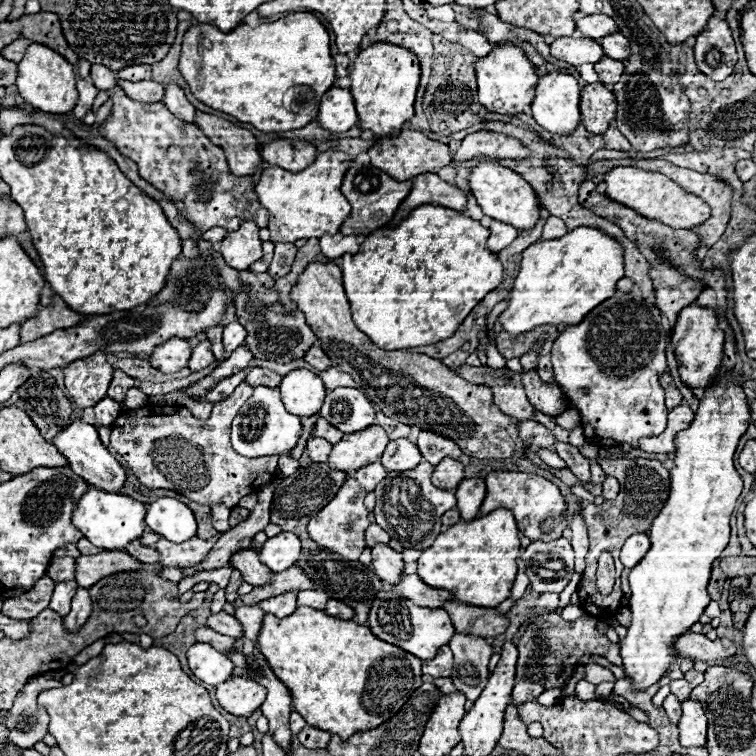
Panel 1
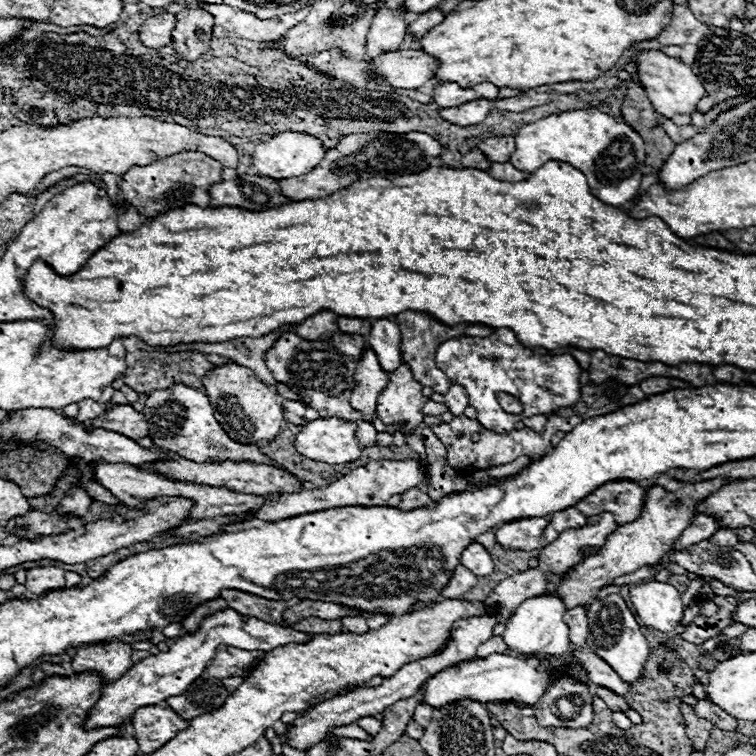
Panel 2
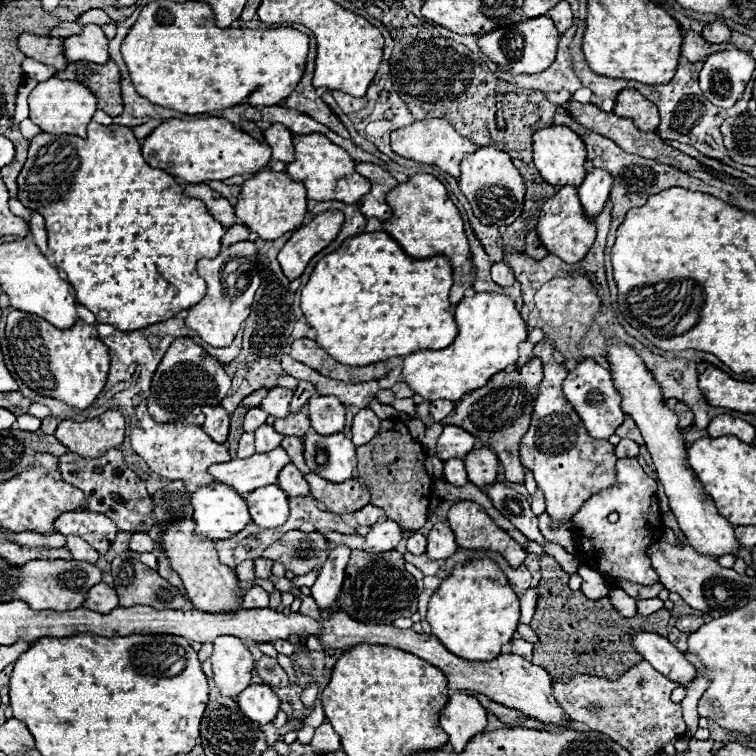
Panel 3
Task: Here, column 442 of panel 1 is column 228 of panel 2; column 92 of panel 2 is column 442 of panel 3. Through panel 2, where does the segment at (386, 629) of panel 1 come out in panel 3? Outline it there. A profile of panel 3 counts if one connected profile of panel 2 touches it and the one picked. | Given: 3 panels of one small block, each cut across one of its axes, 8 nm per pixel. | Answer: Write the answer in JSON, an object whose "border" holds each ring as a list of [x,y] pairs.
{"border":[[[452,692],[444,710],[440,710],[440,726],[450,736],[454,752],[462,752],[468,738],[482,734],[486,728],[486,710],[474,696]]]}

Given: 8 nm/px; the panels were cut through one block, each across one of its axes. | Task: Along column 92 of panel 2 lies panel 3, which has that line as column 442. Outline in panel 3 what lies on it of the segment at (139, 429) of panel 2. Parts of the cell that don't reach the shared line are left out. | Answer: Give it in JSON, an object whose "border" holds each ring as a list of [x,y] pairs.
{"border":[[[534,358],[532,362],[528,362],[526,366],[506,374],[506,372],[498,372],[494,374],[486,386],[476,388],[472,392],[468,392],[464,398],[460,398],[460,402],[456,402],[454,414],[446,416],[444,420],[440,420],[442,426],[448,424],[456,424],[464,430],[468,430],[478,442],[482,442],[484,446],[488,446],[490,450],[496,452],[498,460],[504,466],[504,476],[508,482],[518,482],[524,484],[524,470],[522,470],[522,462],[518,458],[518,444],[520,438],[526,434],[528,426],[530,426],[530,416],[532,416],[532,394],[536,394],[538,384],[542,382],[542,362],[538,358]]]}

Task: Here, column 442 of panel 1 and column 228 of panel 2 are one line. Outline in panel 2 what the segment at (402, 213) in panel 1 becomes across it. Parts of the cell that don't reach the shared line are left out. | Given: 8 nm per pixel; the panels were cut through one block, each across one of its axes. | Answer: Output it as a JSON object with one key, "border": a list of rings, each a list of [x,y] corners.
{"border":[[[242,174],[234,180],[218,182],[210,188],[212,206],[238,206],[252,212],[262,212],[290,204],[292,200],[282,196],[278,184],[268,178]]]}

